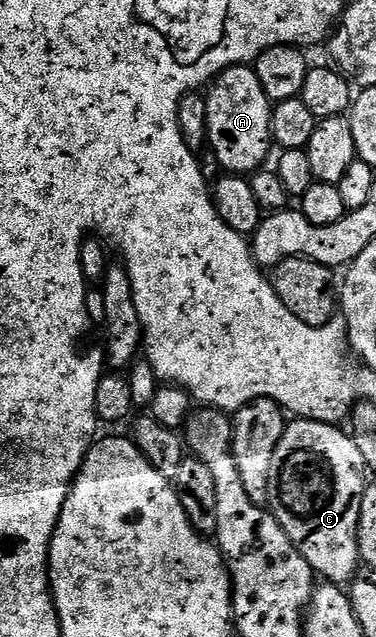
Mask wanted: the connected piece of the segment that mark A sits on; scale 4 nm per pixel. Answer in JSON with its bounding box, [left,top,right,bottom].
[207,65,273,176]

